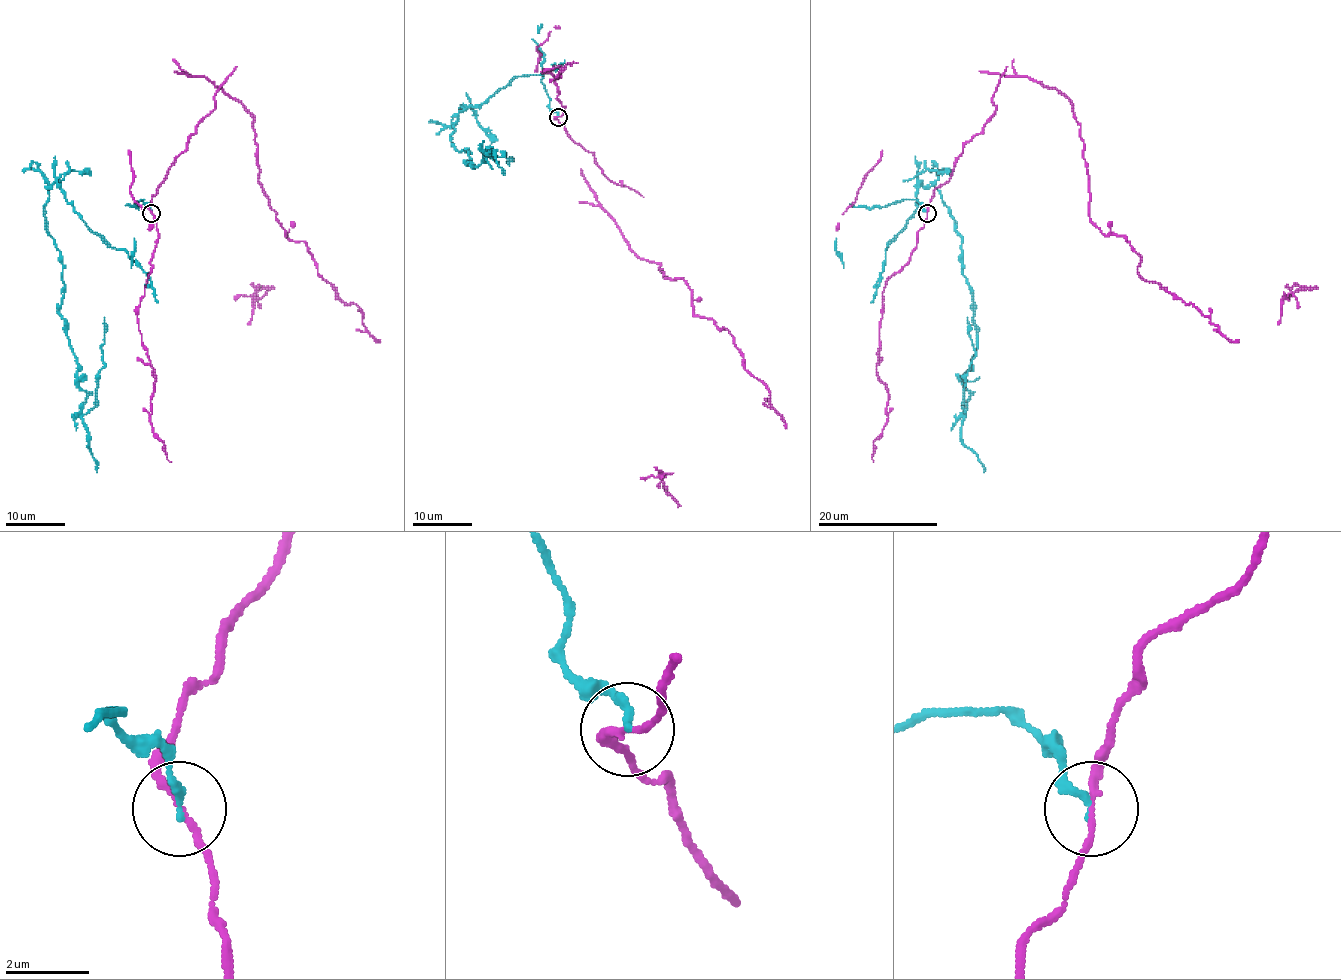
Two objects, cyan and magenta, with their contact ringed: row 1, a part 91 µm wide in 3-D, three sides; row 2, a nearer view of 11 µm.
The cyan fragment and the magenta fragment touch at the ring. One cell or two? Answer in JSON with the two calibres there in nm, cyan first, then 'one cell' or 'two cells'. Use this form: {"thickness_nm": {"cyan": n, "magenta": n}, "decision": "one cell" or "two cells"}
{"thickness_nm": {"cyan": 200, "magenta": 140}, "decision": "two cells"}

